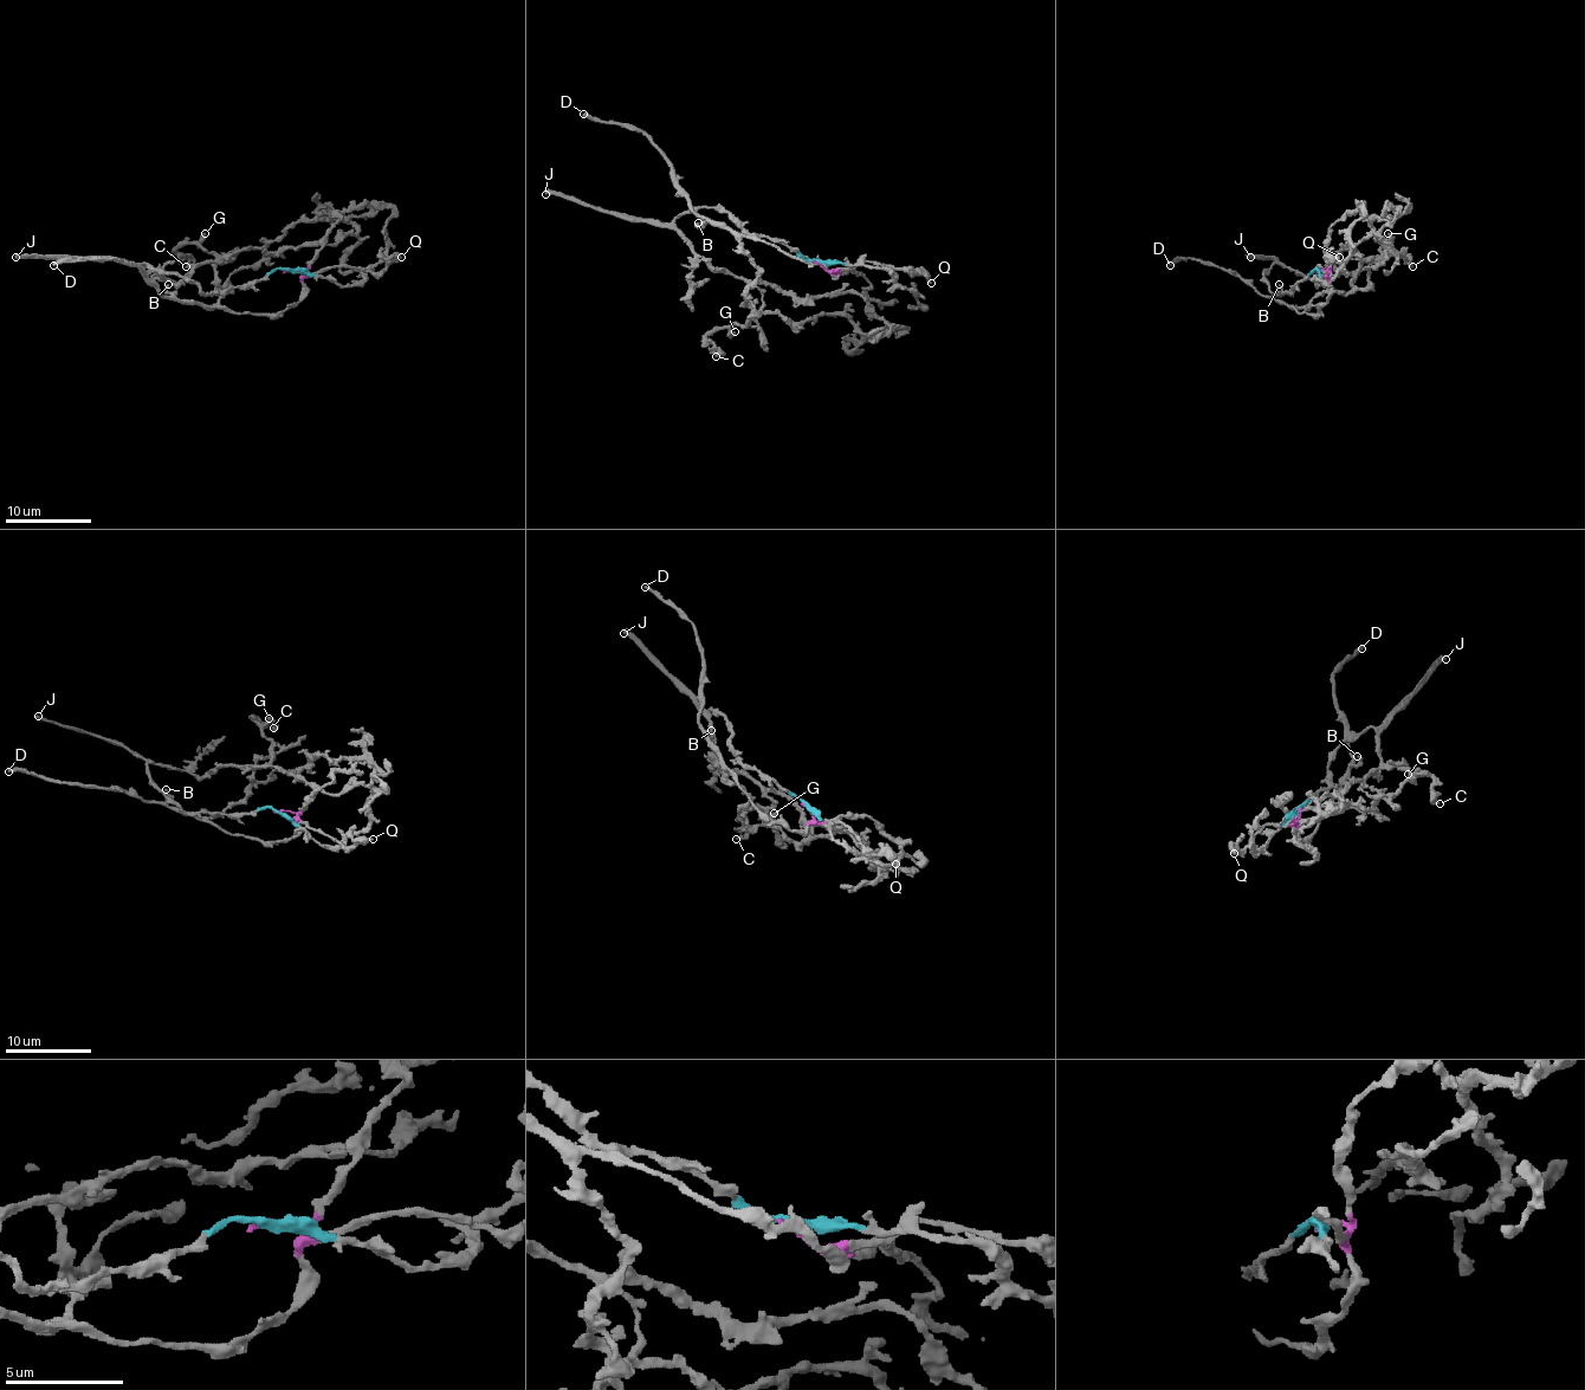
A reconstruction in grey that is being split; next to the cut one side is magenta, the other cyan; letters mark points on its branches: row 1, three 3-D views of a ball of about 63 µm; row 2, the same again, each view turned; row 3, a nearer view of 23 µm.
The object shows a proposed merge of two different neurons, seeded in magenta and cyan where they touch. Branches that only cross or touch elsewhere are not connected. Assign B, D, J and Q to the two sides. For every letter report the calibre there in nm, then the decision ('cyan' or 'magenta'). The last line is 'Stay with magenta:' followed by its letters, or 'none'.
B: 240 nm | magenta
D: 340 nm | magenta
J: 320 nm | cyan
Q: 360 nm | magenta
Stay with magenta: B, D, Q

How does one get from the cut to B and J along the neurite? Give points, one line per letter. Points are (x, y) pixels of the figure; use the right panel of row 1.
B: (1319, 271), (1326, 269), (1330, 297), (1314, 314), (1300, 314), (1282, 303), (1279, 299), (1279, 284)
J: (1319, 271), (1317, 269), (1289, 292), (1272, 292), (1263, 273), (1279, 263), (1250, 256)

